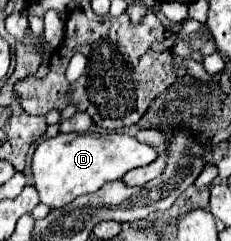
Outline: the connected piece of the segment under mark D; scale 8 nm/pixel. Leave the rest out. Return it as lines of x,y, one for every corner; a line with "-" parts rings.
109,132
101,136
91,134
61,134
45,138
33,154
33,182
43,204
51,208
63,208
77,196
97,192
105,182
121,180
133,168
147,166
157,158
157,150
141,144
135,136

